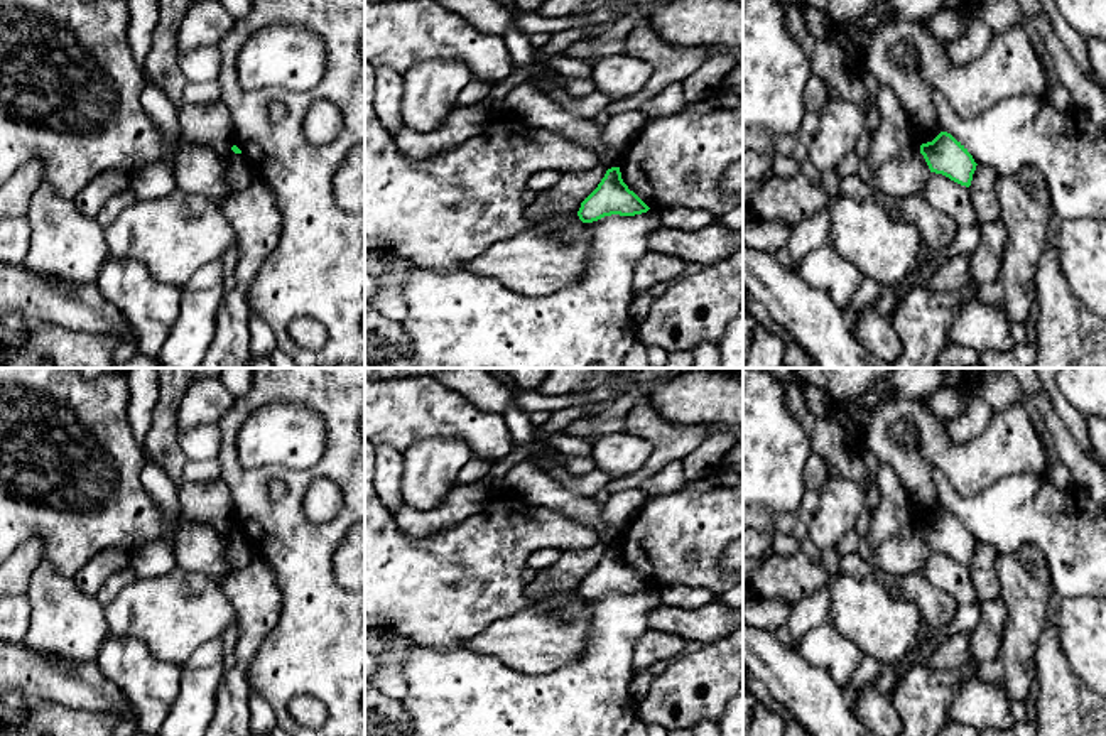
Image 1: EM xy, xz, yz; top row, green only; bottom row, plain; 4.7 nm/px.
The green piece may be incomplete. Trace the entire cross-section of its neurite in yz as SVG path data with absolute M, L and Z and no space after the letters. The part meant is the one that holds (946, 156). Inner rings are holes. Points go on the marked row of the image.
M941 132L932 142L922 143L920 154L930 172L942 174L961 186L971 186L978 164L951 133Z

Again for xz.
M611 167L598 187L581 203L577 216L583 223L593 223L611 214L635 216L648 209L623 182L620 167Z

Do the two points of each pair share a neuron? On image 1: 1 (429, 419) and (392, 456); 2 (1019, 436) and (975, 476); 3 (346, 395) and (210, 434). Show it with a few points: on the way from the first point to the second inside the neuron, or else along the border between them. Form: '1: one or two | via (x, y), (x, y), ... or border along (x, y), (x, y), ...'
1: two | border along (382, 443), (402, 454)
2: one | via (1008, 446), (985, 466)
3: two | border along (216, 424), (220, 431), (218, 460)

